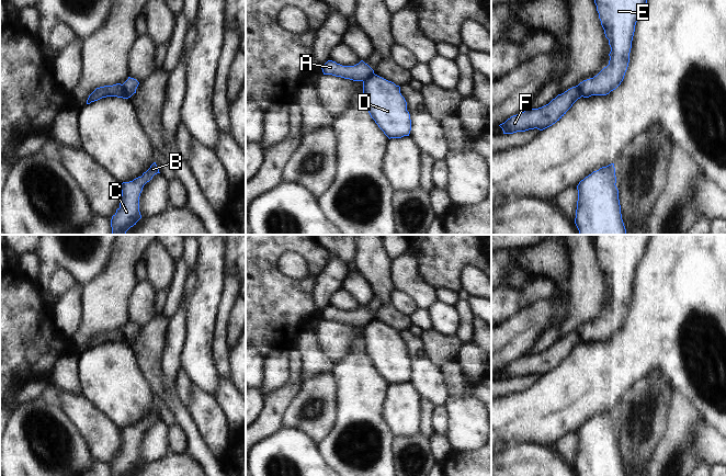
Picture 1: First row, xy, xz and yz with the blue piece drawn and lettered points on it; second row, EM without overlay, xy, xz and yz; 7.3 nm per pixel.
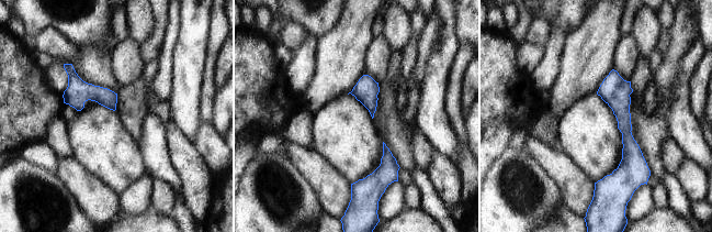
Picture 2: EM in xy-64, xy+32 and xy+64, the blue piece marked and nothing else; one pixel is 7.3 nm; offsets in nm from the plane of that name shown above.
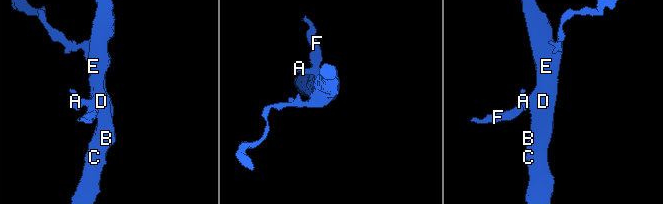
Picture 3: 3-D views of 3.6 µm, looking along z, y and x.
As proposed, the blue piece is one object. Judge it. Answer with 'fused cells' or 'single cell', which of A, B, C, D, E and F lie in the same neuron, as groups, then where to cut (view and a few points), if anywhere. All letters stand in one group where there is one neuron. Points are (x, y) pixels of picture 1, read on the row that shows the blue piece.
fused cells; groups A F / B C D E; cut xy (121, 84), (126, 98)

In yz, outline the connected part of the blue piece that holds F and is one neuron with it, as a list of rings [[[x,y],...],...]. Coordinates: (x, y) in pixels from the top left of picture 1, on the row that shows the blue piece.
[[[572,87],[558,94],[548,104],[532,110],[525,110],[511,116],[499,126],[503,134],[513,134],[537,128],[543,131],[559,121],[572,104],[581,98],[579,87]]]

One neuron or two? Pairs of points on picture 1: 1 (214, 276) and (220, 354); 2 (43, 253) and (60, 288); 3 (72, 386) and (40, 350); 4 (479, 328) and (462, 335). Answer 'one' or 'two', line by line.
1: two
2: two
3: two
4: two

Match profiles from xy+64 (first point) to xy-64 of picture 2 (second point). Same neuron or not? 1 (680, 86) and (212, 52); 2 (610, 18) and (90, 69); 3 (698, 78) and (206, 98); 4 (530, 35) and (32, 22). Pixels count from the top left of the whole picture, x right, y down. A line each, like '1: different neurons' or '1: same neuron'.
1: different neurons
2: same neuron
3: same neuron
4: different neurons

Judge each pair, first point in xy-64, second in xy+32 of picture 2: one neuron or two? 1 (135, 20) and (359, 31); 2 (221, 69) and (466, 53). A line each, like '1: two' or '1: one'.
1: two
2: two

